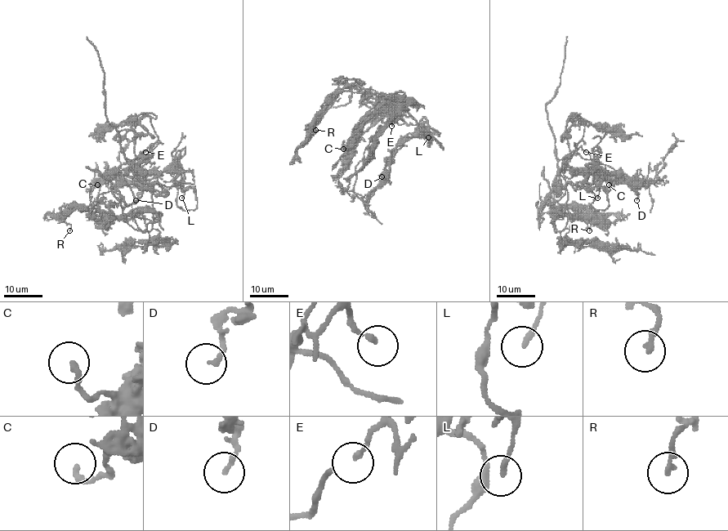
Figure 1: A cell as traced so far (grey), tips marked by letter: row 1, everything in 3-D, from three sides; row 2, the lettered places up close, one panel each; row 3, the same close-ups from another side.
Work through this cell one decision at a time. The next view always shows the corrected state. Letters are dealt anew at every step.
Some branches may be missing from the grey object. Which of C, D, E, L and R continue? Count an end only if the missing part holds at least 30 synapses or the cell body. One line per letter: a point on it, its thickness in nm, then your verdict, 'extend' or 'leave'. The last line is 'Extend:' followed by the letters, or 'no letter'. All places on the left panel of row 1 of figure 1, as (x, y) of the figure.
C: place (97, 185); calibre 200 nm; leave
D: place (136, 200); calibre 170 nm; leave
E: place (145, 152); calibre 180 nm; extend
L: place (181, 198); calibre 190 nm; leave
R: place (69, 230); calibre 200 nm; leave
Extend: E

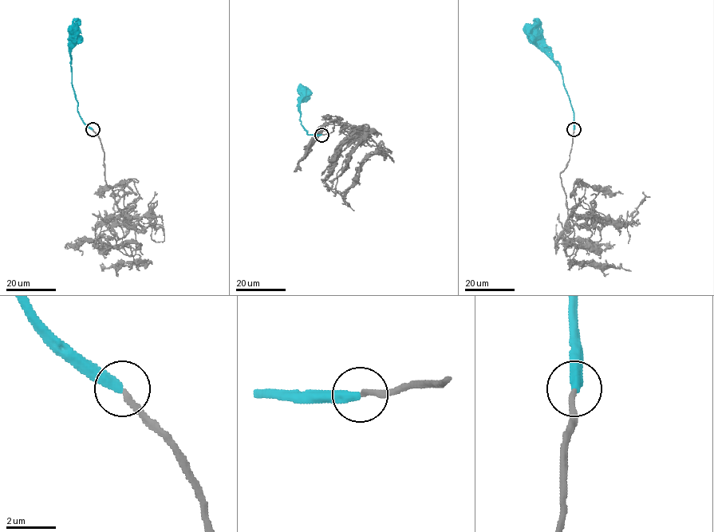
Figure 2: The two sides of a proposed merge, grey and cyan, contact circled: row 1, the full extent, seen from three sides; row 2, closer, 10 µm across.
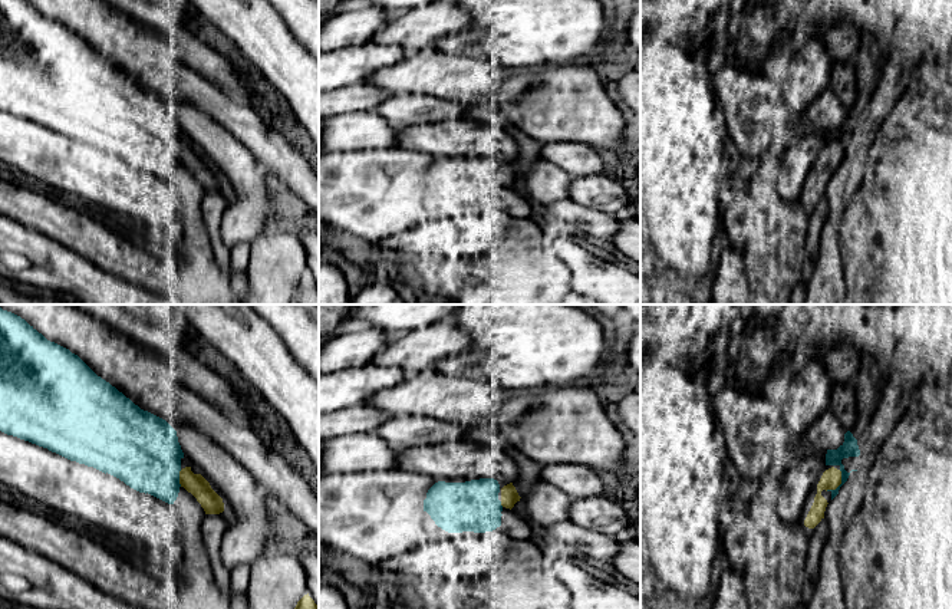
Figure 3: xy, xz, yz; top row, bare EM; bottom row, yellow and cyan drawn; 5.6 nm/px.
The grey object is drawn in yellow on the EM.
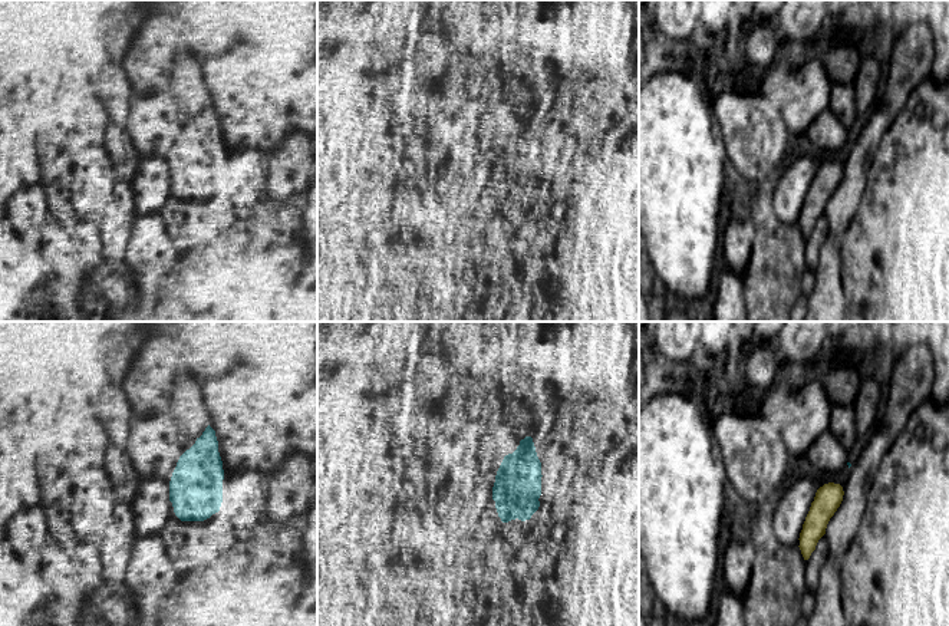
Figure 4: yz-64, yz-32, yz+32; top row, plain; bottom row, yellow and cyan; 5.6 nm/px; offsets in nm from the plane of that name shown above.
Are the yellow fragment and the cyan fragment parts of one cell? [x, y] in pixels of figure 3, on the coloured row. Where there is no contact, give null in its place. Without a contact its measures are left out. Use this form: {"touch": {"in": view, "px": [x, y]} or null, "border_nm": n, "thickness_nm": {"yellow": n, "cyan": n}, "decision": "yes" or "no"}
{"touch": {"in": "yz", "px": [839, 484]}, "border_nm": 150, "thickness_nm": {"yellow": 110, "cyan": 90}, "decision": "yes"}

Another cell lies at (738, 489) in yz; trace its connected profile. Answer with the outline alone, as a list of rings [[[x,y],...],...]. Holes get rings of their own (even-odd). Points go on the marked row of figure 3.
[[[728,462],[724,470],[724,490],[719,506],[729,514],[738,513],[748,500],[758,494],[760,485],[758,480],[748,478],[738,465]]]

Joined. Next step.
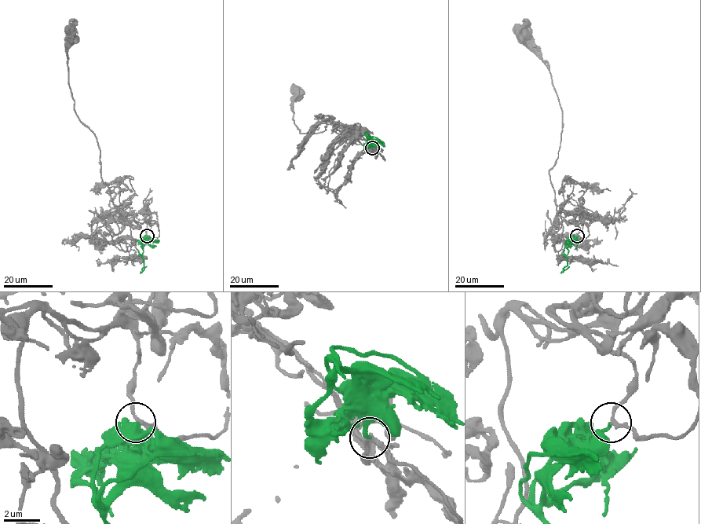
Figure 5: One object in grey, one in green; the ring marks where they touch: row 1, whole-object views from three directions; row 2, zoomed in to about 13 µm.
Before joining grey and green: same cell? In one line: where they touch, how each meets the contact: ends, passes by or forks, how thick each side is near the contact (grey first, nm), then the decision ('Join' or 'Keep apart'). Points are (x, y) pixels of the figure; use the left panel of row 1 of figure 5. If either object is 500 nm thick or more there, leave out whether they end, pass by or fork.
Place: (147, 236). At the ring grey passes by. At the ring green ends. Thickness 180 nm (grey) against 190 nm. Join

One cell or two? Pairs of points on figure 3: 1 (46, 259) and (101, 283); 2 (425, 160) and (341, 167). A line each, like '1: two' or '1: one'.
1: one
2: one

